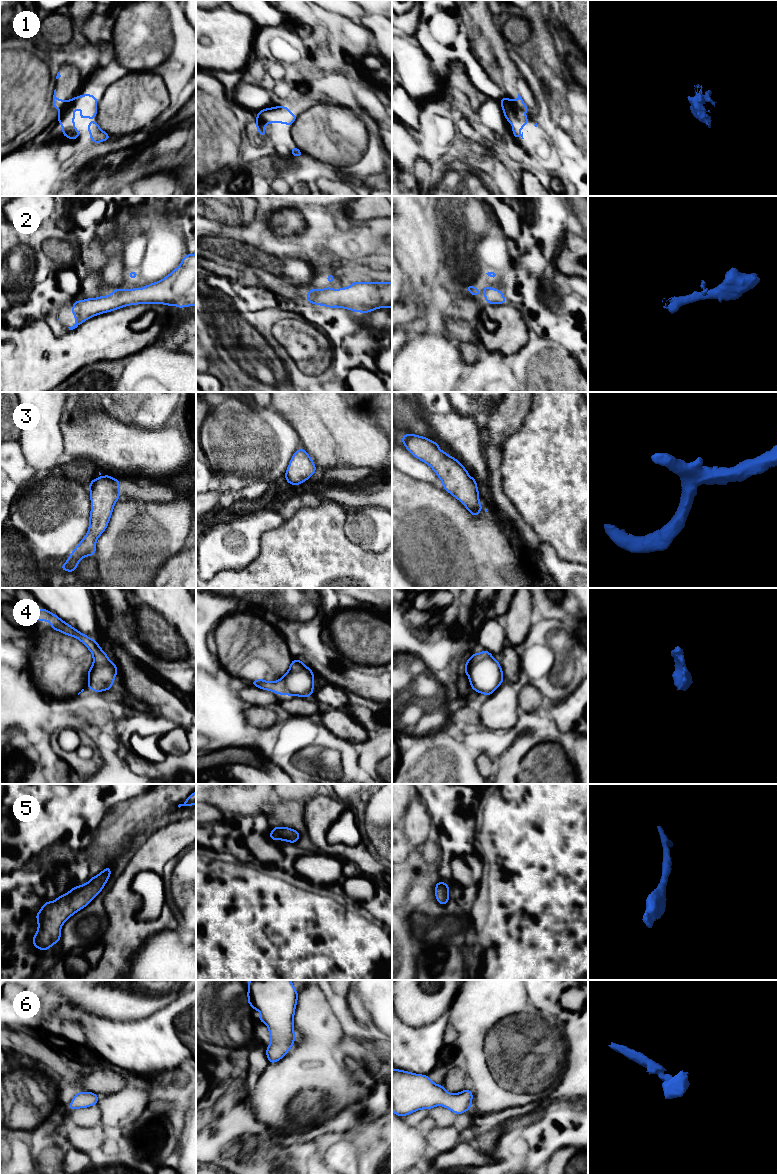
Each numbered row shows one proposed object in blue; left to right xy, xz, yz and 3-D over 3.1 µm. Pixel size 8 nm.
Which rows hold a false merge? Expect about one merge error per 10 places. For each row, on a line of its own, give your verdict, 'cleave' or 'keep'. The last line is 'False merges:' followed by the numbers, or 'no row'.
1: cleave
2: keep
3: keep
4: keep
5: keep
6: keep
False merges: 1

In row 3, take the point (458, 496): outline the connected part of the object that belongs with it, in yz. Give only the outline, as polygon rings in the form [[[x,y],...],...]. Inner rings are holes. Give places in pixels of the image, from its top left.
[[[404,434],[401,441],[406,449],[420,461],[428,464],[443,483],[443,489],[449,492],[453,497],[457,498],[473,516],[480,514],[480,509],[484,506],[479,503],[480,494],[476,485],[477,481],[474,477],[469,477],[468,471],[461,462],[450,457],[445,451],[439,449],[437,442],[415,434]]]

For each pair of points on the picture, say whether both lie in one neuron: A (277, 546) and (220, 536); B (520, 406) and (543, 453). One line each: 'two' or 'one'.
A: two
B: two

